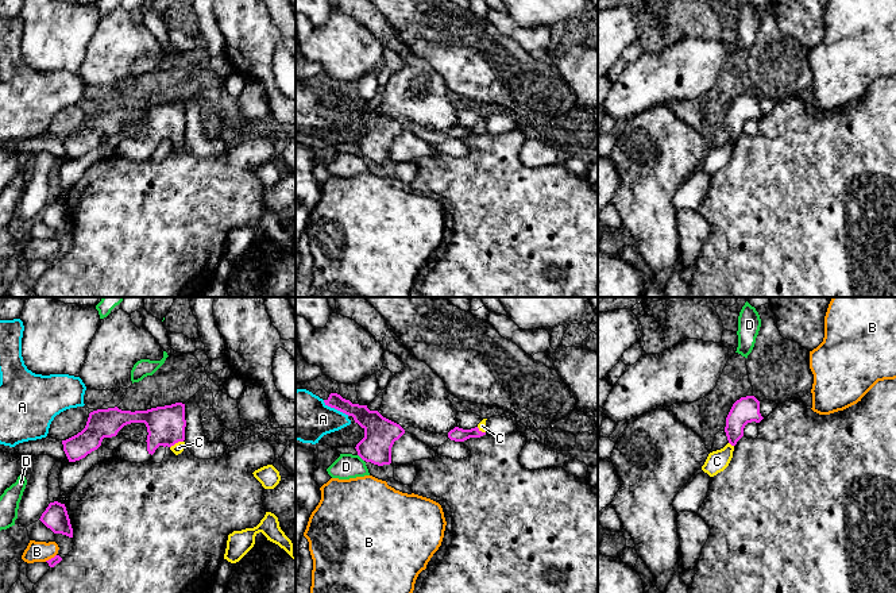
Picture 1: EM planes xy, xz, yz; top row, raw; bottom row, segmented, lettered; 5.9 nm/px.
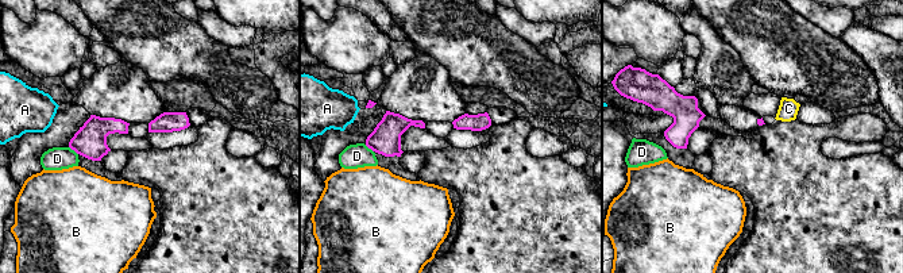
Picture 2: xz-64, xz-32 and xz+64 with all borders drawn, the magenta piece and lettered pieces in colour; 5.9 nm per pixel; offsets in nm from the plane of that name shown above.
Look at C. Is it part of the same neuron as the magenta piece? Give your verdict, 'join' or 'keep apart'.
join

